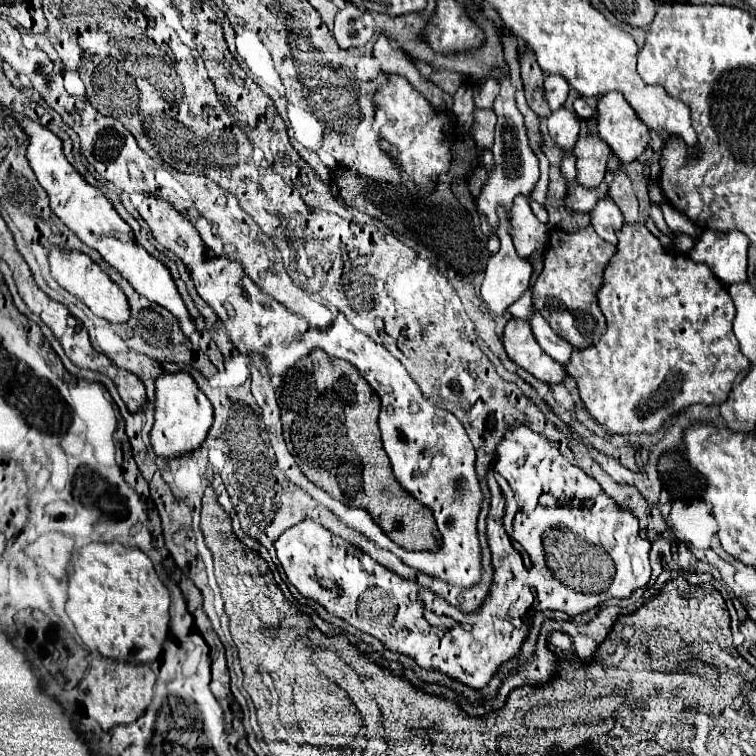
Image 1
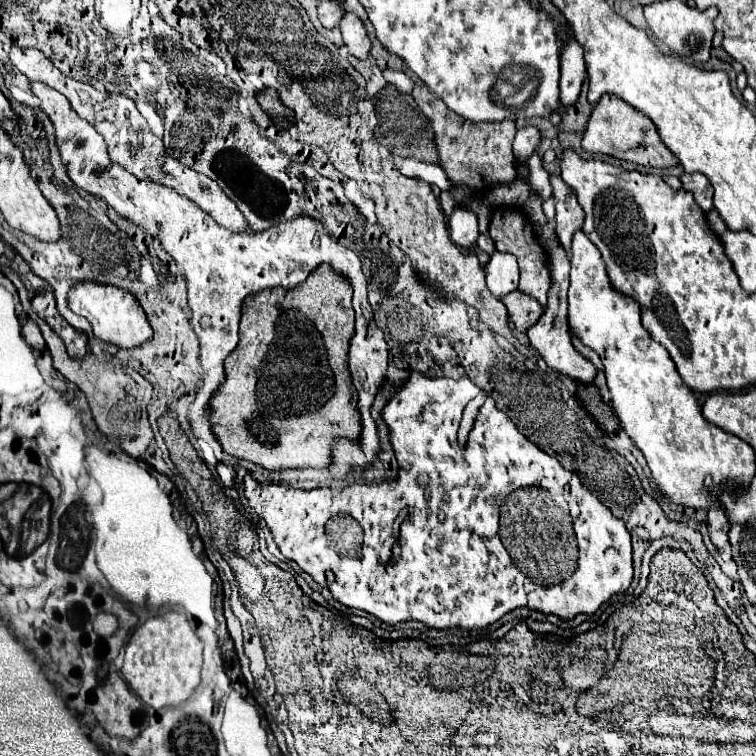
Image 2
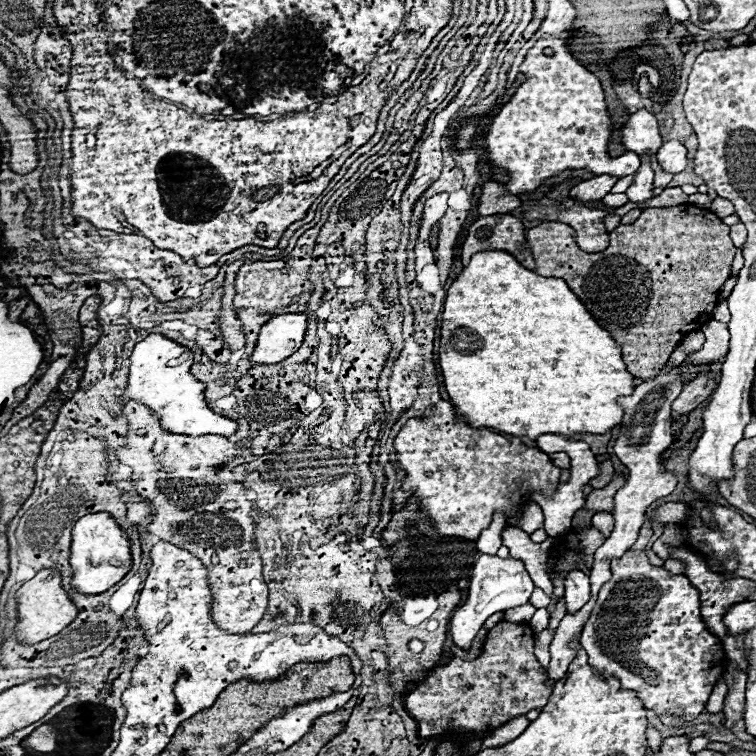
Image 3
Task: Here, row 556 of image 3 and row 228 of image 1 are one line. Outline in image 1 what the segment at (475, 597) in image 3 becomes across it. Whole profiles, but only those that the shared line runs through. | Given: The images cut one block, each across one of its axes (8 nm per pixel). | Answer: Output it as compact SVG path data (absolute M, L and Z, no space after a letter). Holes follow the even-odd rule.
M498 96L494 102L494 110L498 114L496 136L494 136L494 144L490 148L490 152L494 154L494 168L488 172L488 178L480 190L480 196L476 198L476 212L478 212L478 220L480 220L480 230L484 232L484 236L498 234L498 206L502 206L510 216L514 198L516 196L528 198L540 176L538 158L528 144L528 132L526 132L522 114L516 108L516 100Z

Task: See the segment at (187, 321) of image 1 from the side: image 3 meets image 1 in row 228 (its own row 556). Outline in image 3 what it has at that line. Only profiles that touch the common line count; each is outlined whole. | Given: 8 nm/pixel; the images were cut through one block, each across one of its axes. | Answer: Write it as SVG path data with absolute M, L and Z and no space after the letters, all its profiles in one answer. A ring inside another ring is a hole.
M96 512L80 518L72 530L72 546L70 546L70 564L74 568L72 586L82 594L102 594L114 584L118 584L132 568L130 554L130 538L120 528L116 518L108 512Z

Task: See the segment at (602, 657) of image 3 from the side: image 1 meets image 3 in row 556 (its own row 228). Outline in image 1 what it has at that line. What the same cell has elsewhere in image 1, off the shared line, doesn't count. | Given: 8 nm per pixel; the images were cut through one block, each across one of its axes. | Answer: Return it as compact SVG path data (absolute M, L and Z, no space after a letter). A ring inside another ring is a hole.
M642 220L634 222L634 224L628 224L624 222L620 234L618 234L618 246L616 246L616 254L612 256L608 268L604 270L604 282L598 290L598 306L606 318L606 332L602 334L602 338L594 344L594 346L588 346L584 350L574 350L572 352L572 358L570 358L570 364L568 364L568 374L576 380L576 386L578 386L578 394L584 402L584 408L590 412L590 416L600 424L604 426L608 432L616 432L616 434L640 434L640 432L646 432L646 434L654 434L660 430L660 426L664 424L664 420L668 420L670 416L682 412L684 408L696 404L696 402L702 402L702 404L722 404L726 398L728 398L728 392L736 380L736 376L744 370L748 370L750 362L748 358L740 352L740 346L736 342L736 336L732 334L732 320L734 320L734 302L728 294L726 288L722 288L720 280L712 274L712 270L704 264L698 264L698 262L690 262L690 258L684 258L684 254L680 252L668 252L660 240L646 228L646 224Z

